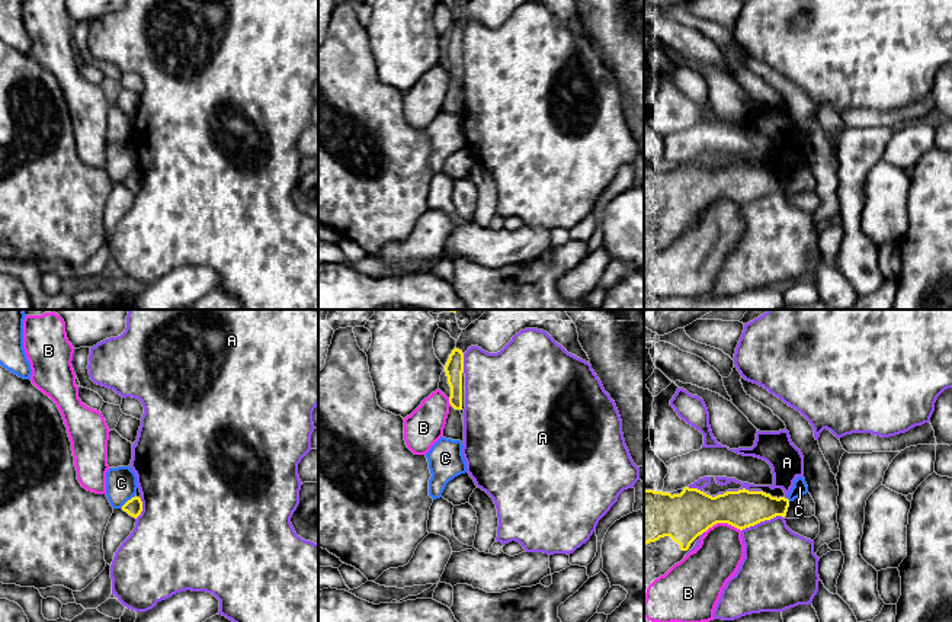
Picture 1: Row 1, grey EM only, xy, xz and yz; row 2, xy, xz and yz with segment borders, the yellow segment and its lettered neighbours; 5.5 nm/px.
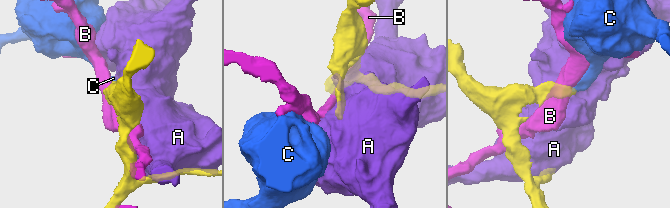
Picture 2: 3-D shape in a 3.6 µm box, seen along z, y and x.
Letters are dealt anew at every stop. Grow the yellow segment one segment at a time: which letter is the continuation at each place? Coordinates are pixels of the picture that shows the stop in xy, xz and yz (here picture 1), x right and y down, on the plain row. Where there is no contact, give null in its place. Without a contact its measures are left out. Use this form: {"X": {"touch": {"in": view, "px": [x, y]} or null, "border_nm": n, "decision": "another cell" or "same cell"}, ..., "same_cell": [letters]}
{"A": {"touch": {"in": "yz", "px": [724, 167]}, "border_nm": 400, "decision": "another cell"}, "B": {"touch": {"in": "yz", "px": [723, 196]}, "border_nm": 200, "decision": "another cell"}, "C": {"touch": {"in": "xy", "px": [128, 175]}, "border_nm": 110, "decision": "another cell"}, "same_cell": []}

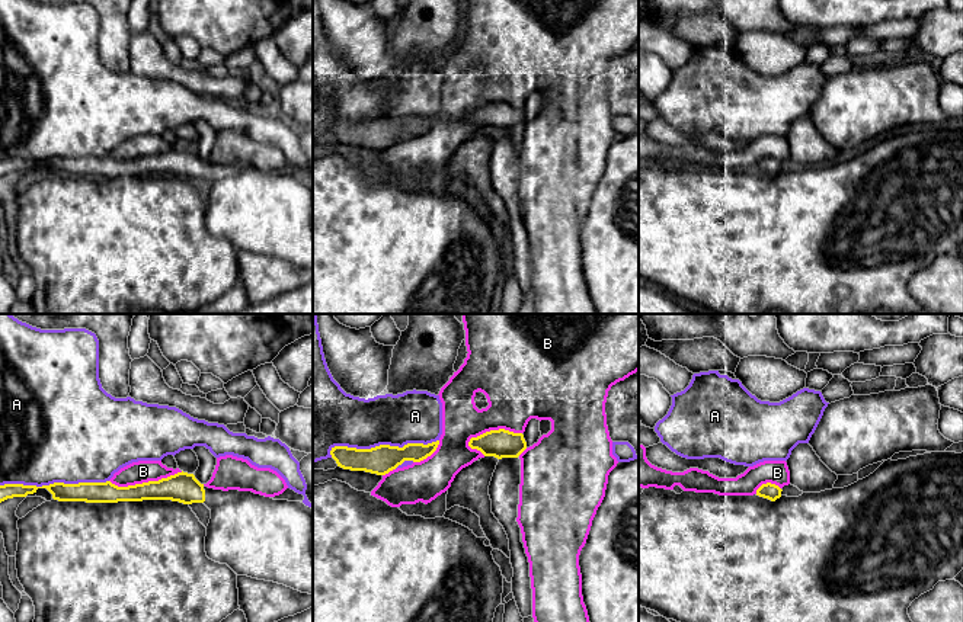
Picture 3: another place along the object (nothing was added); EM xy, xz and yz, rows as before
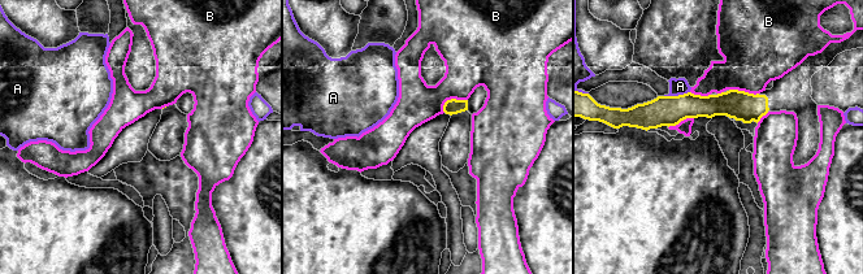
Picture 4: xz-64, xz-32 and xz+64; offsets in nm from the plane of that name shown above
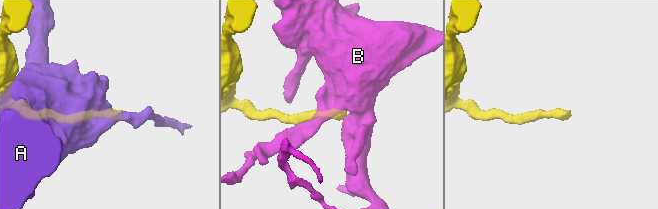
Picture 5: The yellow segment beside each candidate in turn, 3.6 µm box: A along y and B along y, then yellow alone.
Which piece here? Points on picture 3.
{"A": {"touch": {"in": "xz", "px": [383, 119]}, "border_nm": 600, "decision": "another cell"}, "B": {"touch": {"in": "xz", "px": [492, 105]}, "border_nm": 320, "decision": "another cell"}, "same_cell": []}

